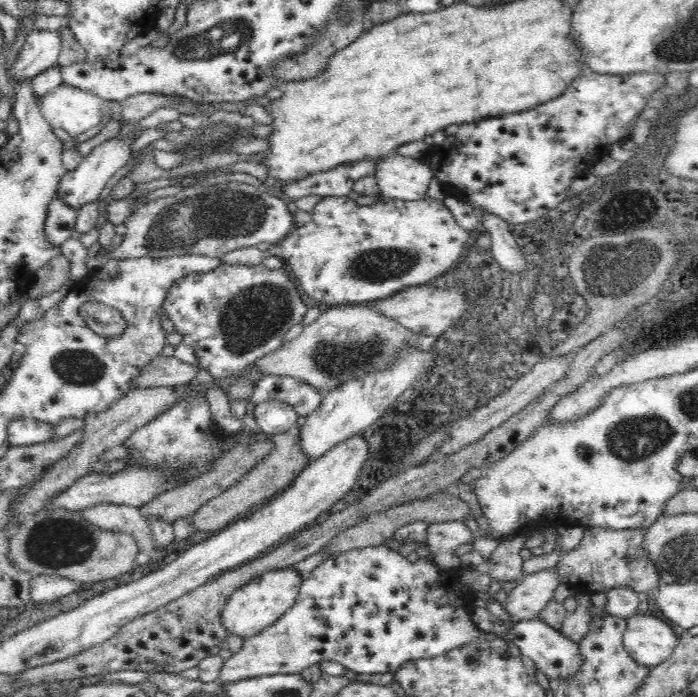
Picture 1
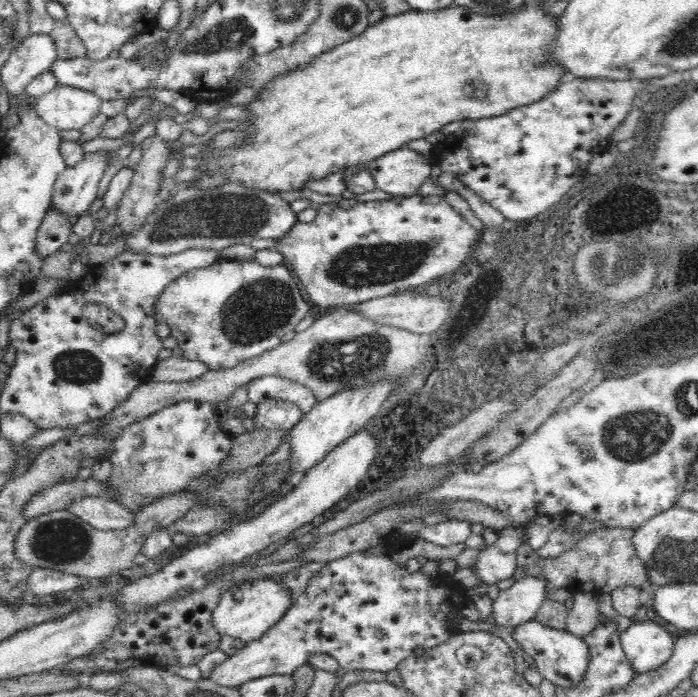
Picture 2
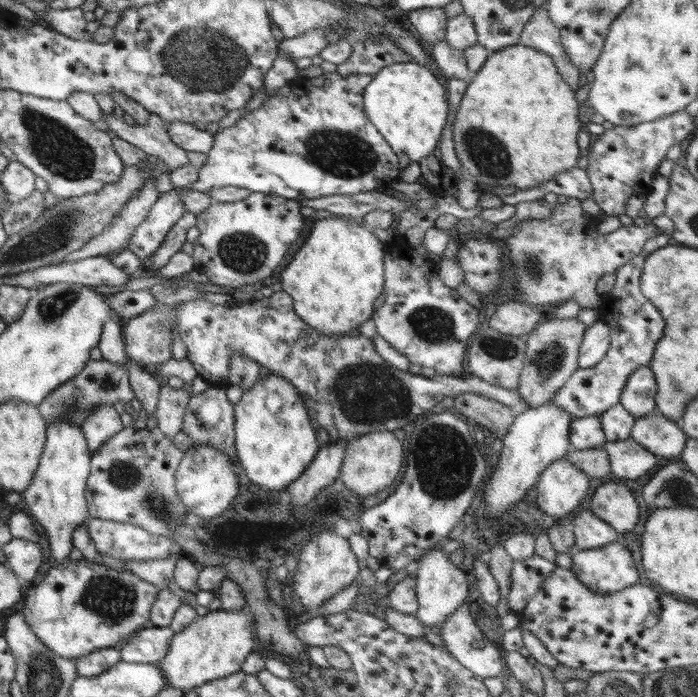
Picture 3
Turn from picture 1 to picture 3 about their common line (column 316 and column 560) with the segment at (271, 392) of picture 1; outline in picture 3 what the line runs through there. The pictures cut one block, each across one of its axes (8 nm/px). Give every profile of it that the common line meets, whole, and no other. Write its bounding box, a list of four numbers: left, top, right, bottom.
[550,231,672,418]

